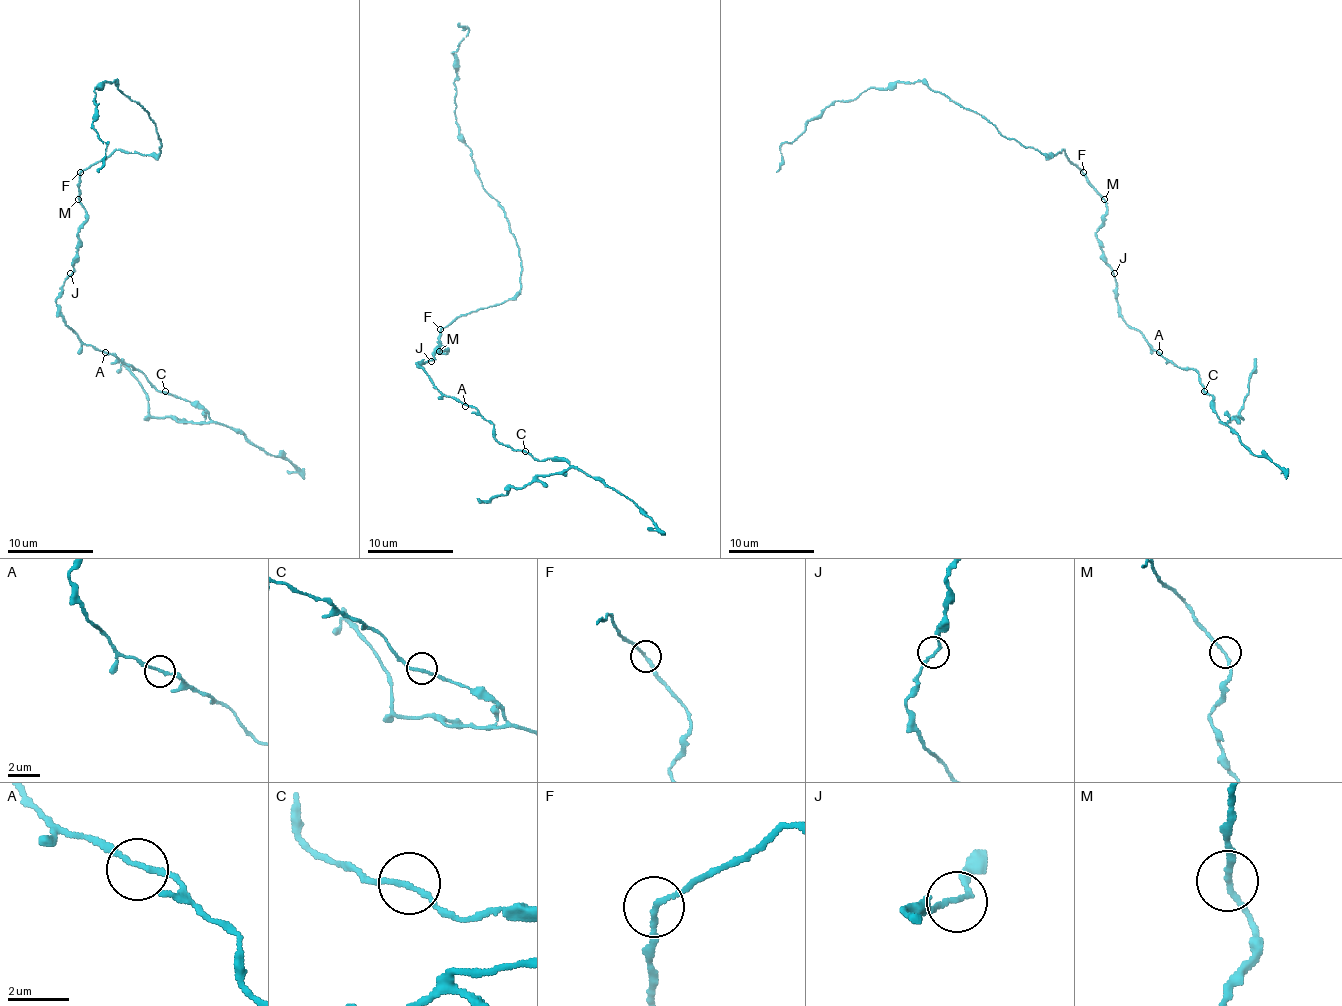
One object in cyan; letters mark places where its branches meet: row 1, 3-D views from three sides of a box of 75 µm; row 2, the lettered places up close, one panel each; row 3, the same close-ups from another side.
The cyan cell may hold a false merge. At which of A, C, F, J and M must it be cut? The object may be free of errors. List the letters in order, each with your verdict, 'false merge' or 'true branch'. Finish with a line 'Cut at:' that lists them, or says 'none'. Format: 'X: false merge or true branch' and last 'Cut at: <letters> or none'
A: true branch
C: true branch
F: true branch
J: true branch
M: true branch
Cut at: none

